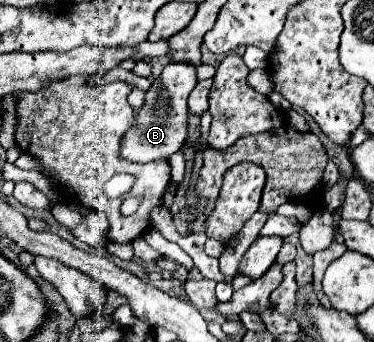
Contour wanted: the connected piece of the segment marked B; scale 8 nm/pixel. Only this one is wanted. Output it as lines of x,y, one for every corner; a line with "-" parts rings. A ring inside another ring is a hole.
177,62
167,64
163,68
161,76
145,92
145,104
139,110
135,110
133,130
129,130
129,134
125,134
125,138
121,138
121,146
119,146
121,158
125,158
129,162
145,164
145,162
153,162
157,158
169,160
175,152
179,152
185,146
185,140
189,136
187,96
191,94
195,84
197,84
197,76
195,76
193,66
177,64

